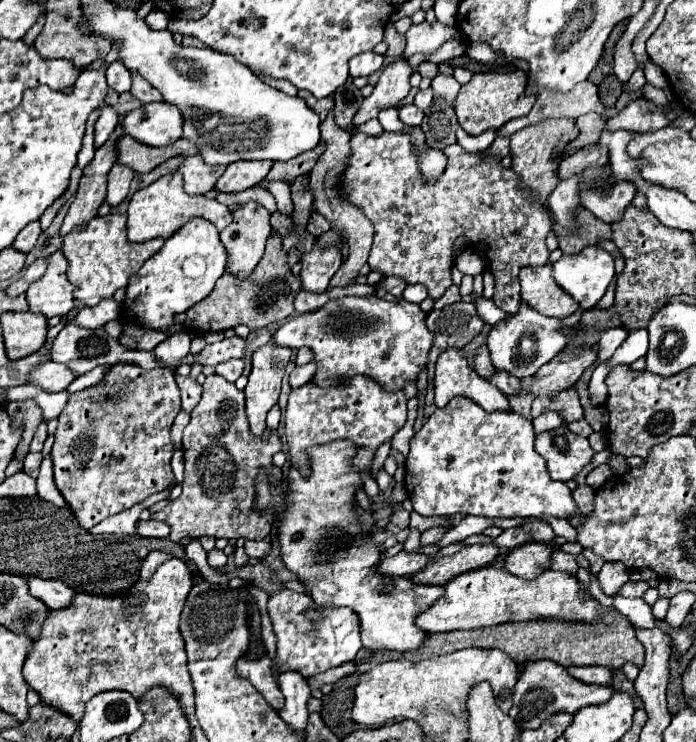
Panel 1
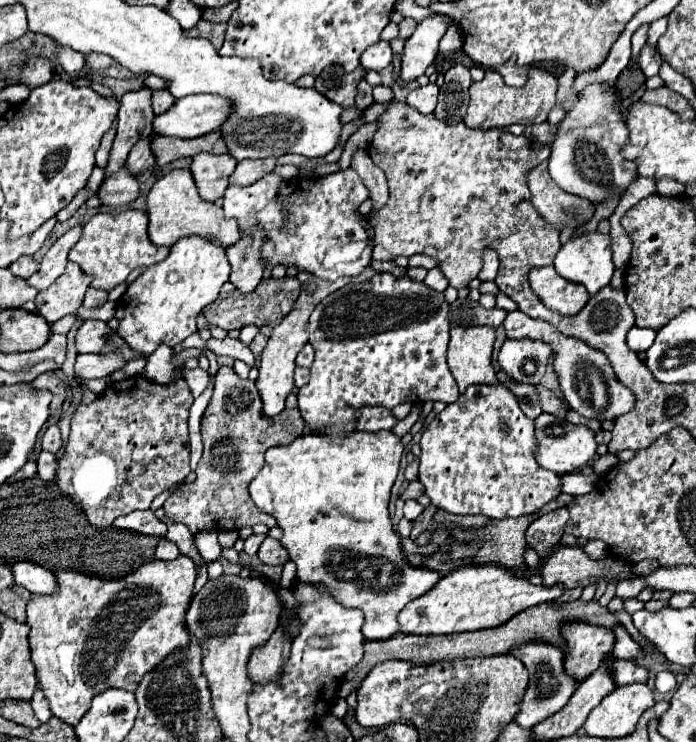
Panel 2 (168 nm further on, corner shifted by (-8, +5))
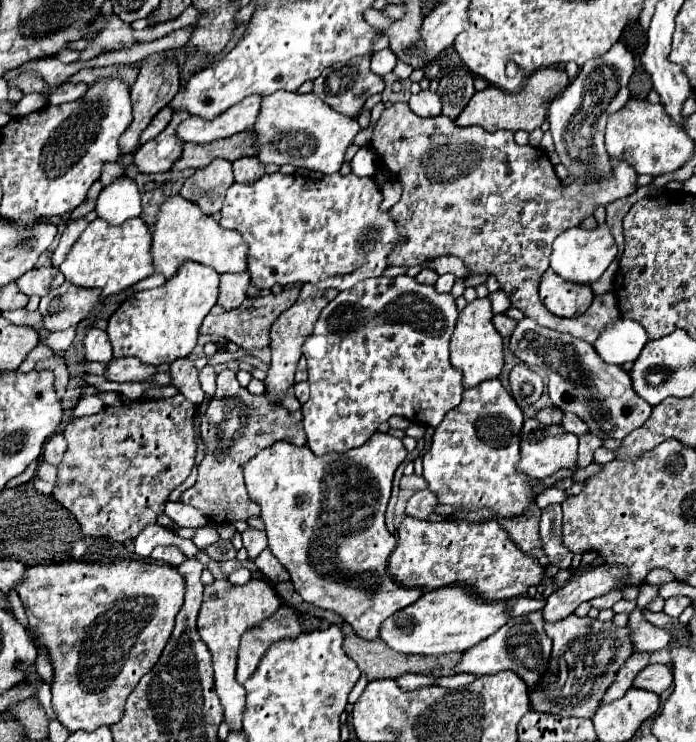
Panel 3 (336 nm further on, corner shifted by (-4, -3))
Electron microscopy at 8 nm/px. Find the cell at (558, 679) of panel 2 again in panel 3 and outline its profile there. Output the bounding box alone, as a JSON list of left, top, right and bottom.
[455,610,551,688]

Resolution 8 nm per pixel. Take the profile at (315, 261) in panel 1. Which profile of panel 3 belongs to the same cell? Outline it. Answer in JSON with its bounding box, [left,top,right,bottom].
[219,172,399,290]

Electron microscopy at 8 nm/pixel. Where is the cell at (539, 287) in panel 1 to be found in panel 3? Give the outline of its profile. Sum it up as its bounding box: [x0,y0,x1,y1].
[539,268,595,318]

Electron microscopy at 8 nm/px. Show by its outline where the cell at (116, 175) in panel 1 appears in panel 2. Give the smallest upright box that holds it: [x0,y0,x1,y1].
[125,138,155,174]

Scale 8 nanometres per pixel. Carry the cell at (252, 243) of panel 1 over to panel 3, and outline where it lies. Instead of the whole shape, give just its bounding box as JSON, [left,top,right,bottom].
[217,272,249,310]

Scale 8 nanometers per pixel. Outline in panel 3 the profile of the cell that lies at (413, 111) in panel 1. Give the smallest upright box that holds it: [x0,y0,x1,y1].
[409,90,441,118]

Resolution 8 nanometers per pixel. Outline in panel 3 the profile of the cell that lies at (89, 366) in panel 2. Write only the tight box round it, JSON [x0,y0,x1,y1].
[107,358,157,382]

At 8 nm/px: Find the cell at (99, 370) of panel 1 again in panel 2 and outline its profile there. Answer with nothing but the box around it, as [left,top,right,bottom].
[122,358,147,376]

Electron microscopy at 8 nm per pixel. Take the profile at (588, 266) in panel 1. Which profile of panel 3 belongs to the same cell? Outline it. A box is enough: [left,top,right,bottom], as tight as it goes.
[551,224,617,284]

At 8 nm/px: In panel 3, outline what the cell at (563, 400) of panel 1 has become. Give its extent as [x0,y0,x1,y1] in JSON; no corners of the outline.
[577,436,603,468]

